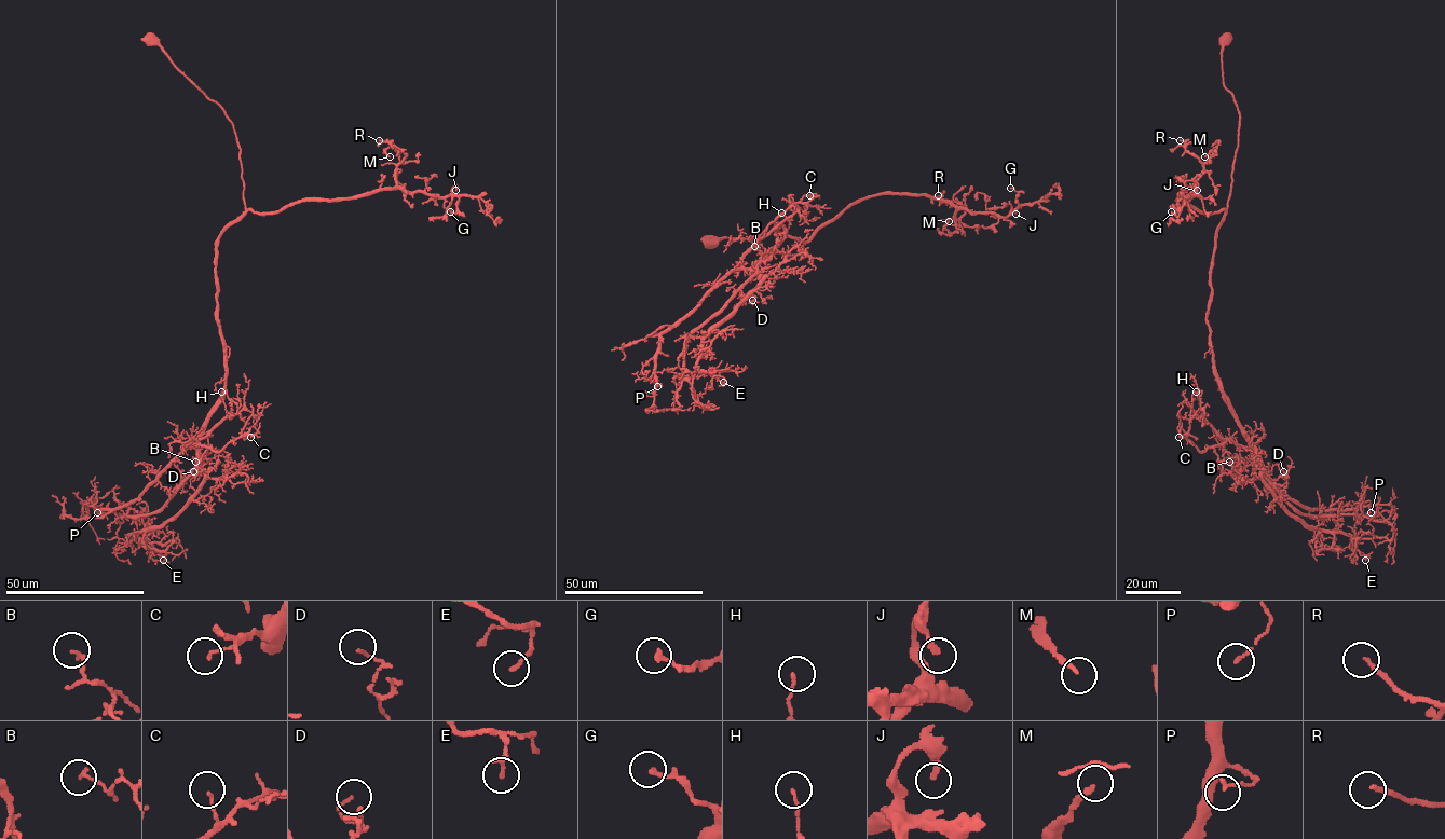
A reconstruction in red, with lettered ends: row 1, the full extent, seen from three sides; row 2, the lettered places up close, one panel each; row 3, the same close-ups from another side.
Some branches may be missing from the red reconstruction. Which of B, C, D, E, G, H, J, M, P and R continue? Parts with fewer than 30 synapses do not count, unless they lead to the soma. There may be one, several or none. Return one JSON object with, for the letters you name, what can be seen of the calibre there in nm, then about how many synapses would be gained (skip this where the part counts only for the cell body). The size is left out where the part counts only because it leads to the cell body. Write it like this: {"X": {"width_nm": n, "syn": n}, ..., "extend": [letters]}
{"R": {"width_nm": 170, "syn": 45}, "extend": ["R"]}

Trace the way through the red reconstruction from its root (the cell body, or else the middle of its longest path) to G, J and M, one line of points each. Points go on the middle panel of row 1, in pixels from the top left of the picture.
G: (710, 242), (754, 238), (798, 255), (847, 207), (883, 193), (925, 194), (1006, 217), (1018, 206), (1010, 188)
J: (710, 242), (754, 238), (766, 249), (798, 255), (847, 207), (883, 193), (928, 195), (971, 212), (1016, 214)
M: (710, 242), (754, 238), (798, 255), (847, 207), (883, 193), (949, 201), (959, 222), (952, 233), (949, 221)

